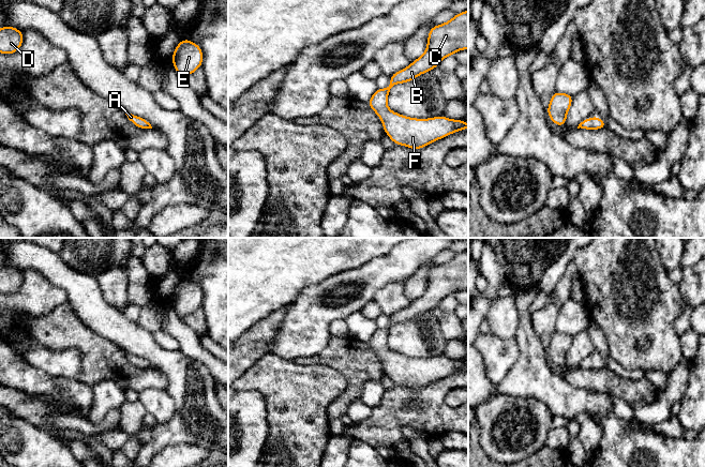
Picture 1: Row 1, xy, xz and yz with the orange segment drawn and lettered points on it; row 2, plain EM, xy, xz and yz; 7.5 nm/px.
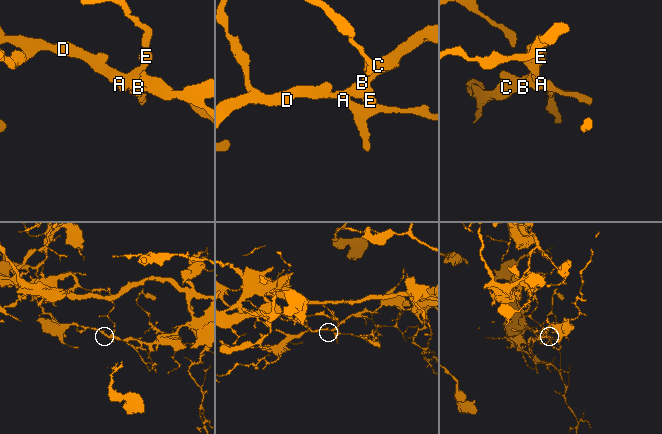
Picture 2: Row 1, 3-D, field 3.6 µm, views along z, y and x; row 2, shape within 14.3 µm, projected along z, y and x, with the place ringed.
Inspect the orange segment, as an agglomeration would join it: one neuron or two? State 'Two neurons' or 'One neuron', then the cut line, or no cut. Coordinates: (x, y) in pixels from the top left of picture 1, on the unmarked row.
One neuron. No split

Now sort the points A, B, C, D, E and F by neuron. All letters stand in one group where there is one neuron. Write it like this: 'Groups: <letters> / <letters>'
Groups: A B C D E F

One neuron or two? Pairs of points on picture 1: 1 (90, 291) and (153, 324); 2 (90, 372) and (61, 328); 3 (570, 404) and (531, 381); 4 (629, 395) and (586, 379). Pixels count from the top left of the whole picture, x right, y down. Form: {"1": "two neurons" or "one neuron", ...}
{"1": "two neurons", "2": "one neuron", "3": "one neuron", "4": "one neuron"}

